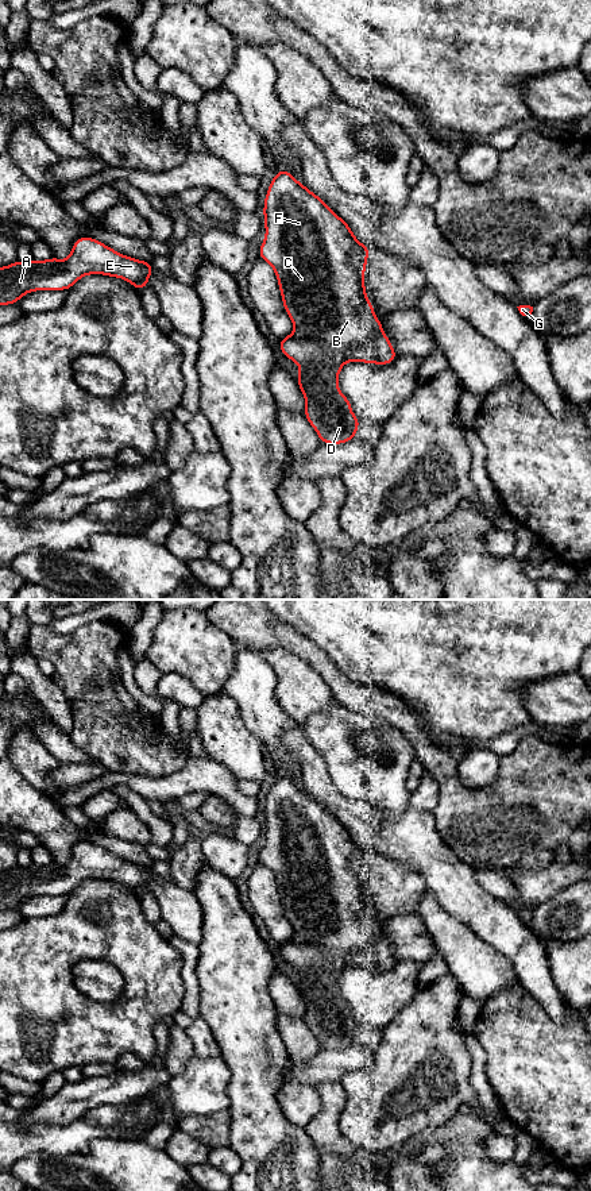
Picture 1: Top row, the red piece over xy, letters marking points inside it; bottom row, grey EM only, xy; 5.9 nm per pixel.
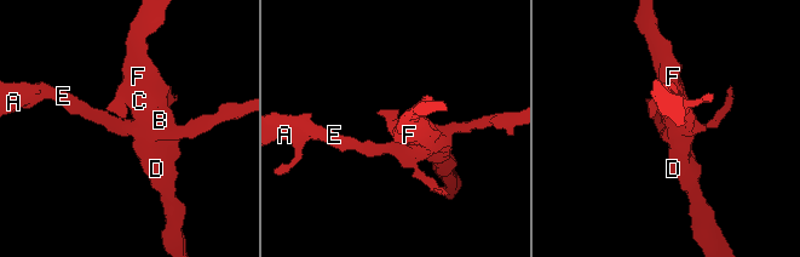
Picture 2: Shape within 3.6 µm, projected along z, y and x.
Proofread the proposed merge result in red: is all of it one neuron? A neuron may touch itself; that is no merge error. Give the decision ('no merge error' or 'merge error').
merge error

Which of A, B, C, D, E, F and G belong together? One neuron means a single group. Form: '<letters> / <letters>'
A E G / B C D F

